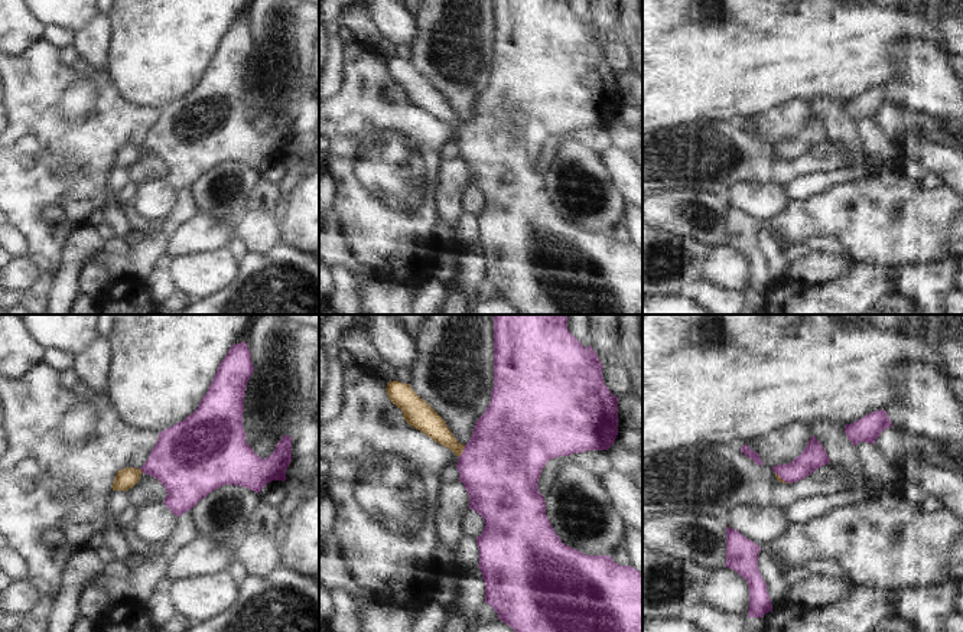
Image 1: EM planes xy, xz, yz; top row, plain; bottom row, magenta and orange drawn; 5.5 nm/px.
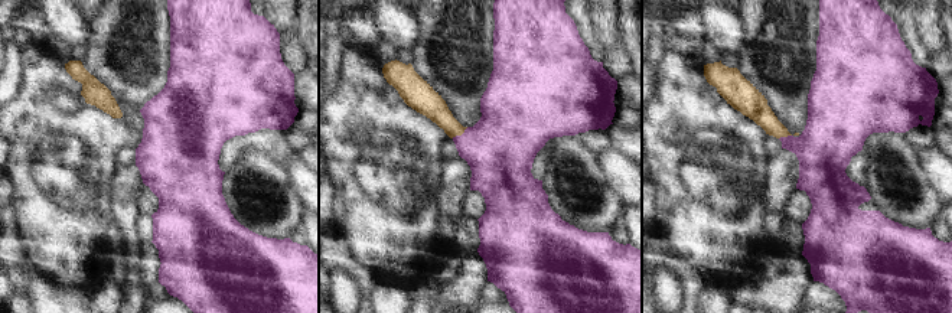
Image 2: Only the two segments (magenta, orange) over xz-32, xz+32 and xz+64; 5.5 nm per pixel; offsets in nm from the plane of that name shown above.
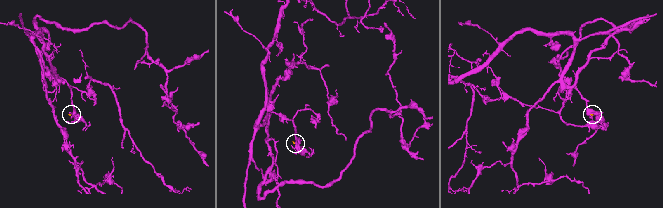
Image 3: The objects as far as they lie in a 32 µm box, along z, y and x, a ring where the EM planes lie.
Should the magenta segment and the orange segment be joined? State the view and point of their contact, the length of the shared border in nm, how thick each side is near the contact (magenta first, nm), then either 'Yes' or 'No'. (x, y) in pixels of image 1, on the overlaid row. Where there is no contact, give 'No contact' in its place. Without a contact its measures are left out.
Touches magenta at xz (464, 450). Shared border 80 nm. Thickness 460 nm (magenta) against 140 nm. Yes

